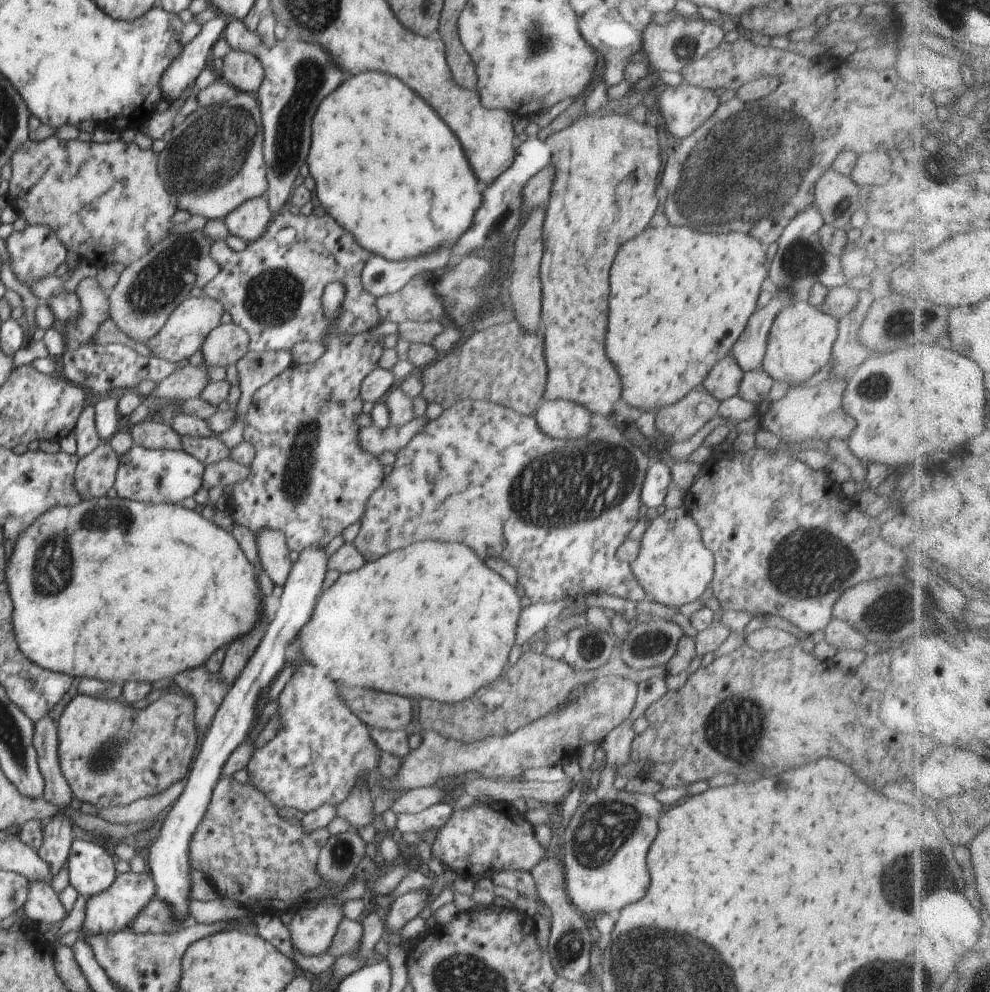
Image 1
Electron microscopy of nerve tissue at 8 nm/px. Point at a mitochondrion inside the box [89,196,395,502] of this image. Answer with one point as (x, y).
(157, 285)

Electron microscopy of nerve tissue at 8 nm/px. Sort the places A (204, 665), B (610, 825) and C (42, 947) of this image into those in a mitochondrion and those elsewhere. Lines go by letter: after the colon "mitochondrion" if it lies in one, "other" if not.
A: other
B: mitochondrion
C: other

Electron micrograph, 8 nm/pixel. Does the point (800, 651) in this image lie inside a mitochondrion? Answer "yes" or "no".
no

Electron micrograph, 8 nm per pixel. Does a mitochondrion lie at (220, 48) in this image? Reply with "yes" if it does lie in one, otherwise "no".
no

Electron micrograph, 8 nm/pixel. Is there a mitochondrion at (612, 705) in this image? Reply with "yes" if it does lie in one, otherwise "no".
no

